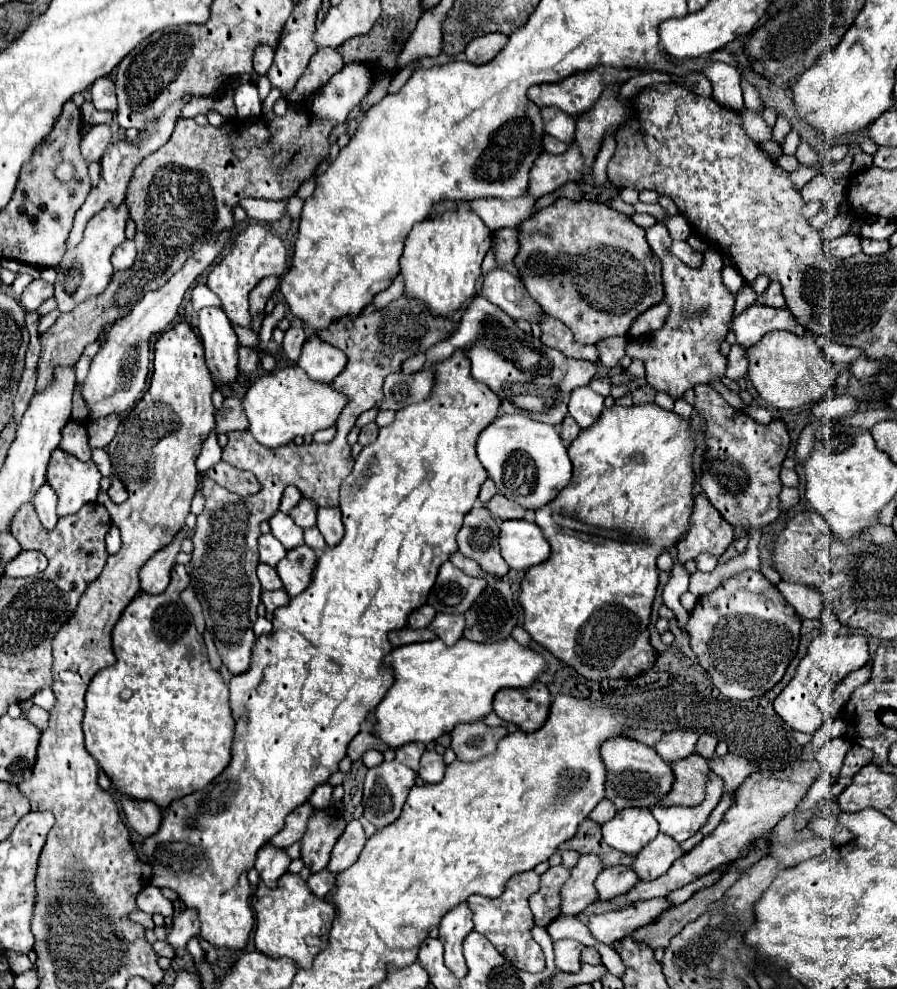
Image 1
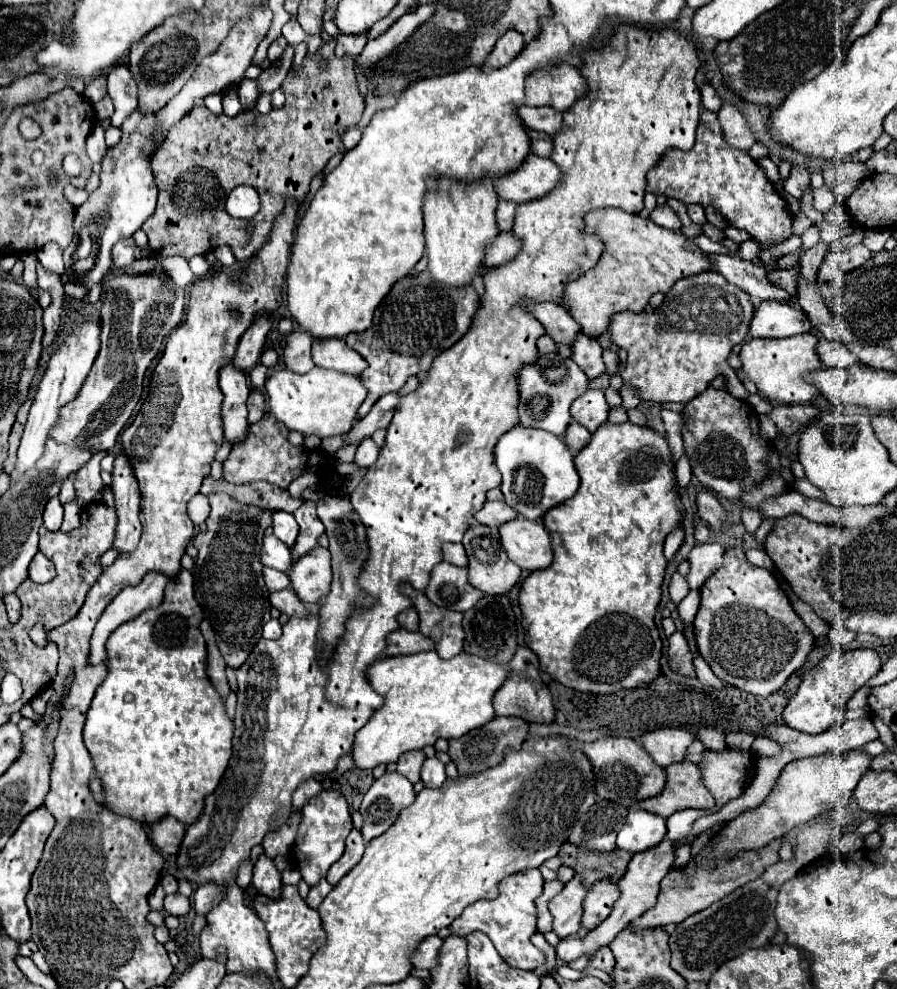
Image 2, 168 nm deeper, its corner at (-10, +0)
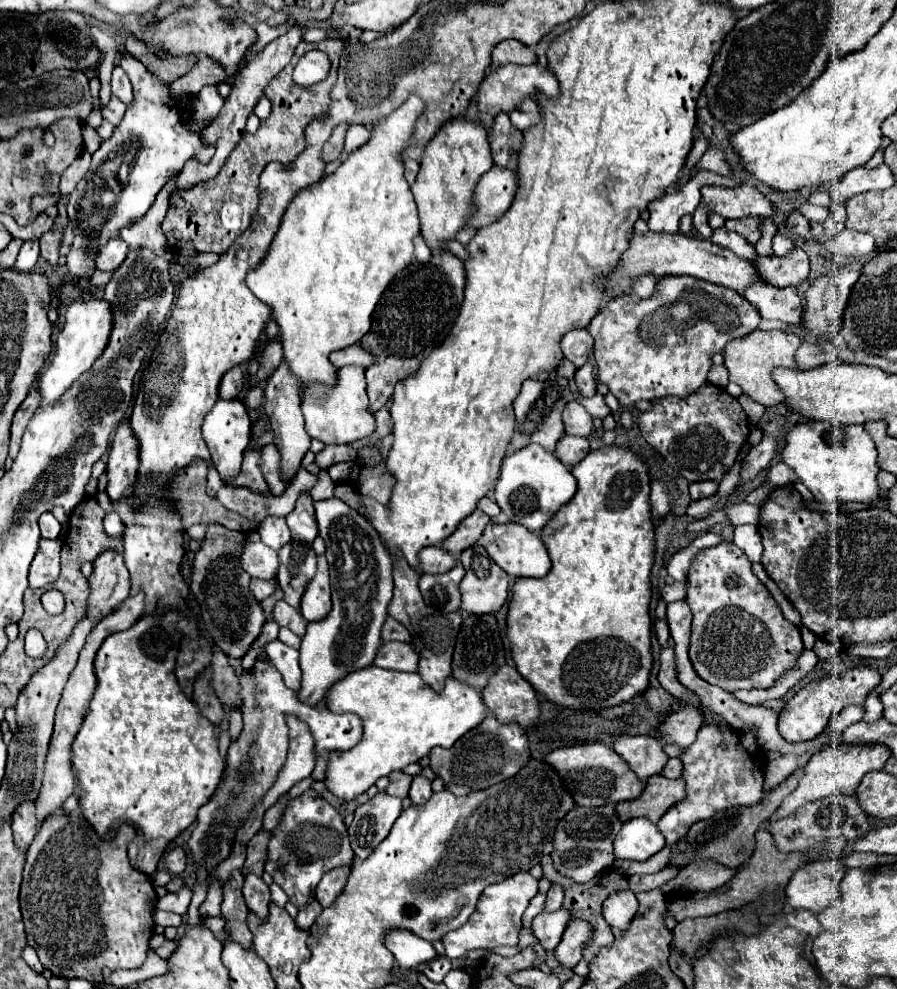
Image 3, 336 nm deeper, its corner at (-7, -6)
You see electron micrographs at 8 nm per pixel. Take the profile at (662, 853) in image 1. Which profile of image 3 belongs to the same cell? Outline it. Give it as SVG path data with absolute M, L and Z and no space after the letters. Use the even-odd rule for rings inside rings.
M616 891L604 901L604 919L610 927L628 927L632 917L636 915L636 895L632 891Z

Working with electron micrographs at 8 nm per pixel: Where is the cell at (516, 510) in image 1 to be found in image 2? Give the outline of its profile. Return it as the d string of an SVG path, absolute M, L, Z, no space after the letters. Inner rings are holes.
M487 501L485 507L475 515L477 523L489 525L489 527L499 527L515 517L517 517L517 511L511 509L505 501Z

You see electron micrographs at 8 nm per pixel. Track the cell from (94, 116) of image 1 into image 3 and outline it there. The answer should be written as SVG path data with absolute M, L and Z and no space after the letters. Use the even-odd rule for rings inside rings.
M112 97L108 107L102 111L102 117L108 119L112 125L118 125L120 119L124 117L124 111L126 111L126 105L118 97Z

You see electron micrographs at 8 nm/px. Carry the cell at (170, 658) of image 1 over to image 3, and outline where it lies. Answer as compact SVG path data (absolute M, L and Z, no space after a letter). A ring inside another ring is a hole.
M174 611L170 617L144 617L130 629L114 633L102 643L94 659L98 679L96 691L90 701L90 713L74 739L72 759L82 791L82 817L98 835L102 835L102 839L114 837L120 825L132 825L136 829L136 837L130 845L130 861L146 875L156 871L168 843L194 823L198 809L212 797L224 771L224 759L218 753L216 727L198 713L194 701L182 695L174 677L174 659L178 655L180 639L184 635L196 637L196 625L192 619L180 617Z

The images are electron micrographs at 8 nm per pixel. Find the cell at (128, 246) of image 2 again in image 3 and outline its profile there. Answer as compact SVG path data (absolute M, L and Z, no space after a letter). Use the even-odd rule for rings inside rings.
M116 237L116 239L110 239L104 247L100 247L98 251L98 257L96 257L96 269L98 271L116 271L120 267L120 263L124 261L128 253L128 245Z

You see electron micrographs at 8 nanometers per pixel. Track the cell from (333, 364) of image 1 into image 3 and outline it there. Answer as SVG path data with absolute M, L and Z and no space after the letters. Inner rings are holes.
M352 345L340 351L334 351L330 355L330 361L340 369L344 365L360 365L360 367L368 367L372 363L372 355L362 347L362 345Z

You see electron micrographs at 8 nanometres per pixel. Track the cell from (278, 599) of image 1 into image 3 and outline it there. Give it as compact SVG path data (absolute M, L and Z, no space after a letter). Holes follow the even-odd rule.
M278 601L278 603L276 603L276 607L274 607L274 619L276 619L276 623L278 623L280 627L288 627L288 629L290 629L292 633L296 633L298 637L302 637L304 631L306 631L306 621L304 621L304 617L300 615L300 611L294 609L294 607L290 607L290 605L284 603L284 601Z

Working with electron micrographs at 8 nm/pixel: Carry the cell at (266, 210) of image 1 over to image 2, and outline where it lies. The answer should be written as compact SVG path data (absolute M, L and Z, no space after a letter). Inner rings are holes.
M222 246L214 251L216 260L223 266L230 267L236 262L236 258L233 255L229 246Z

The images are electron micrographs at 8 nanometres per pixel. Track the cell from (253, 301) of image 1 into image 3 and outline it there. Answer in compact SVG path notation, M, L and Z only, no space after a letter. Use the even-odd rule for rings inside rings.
M234 367L220 381L220 387L218 387L220 399L226 399L226 401L236 399L240 389L242 389L242 367Z

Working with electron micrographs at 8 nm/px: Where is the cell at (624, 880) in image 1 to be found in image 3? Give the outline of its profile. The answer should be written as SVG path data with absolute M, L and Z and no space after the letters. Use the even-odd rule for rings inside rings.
M580 919L570 921L562 935L562 941L554 949L556 961L564 969L574 969L578 965L578 961L582 959L582 949L588 939L590 939L590 923L580 921Z

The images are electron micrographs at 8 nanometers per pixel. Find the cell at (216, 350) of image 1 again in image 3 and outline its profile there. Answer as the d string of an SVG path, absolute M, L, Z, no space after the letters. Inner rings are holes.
M238 399L218 401L214 405L214 409L206 415L204 425L202 425L202 433L204 433L204 439L208 443L212 465L220 473L222 483L234 479L240 473L244 449L246 449L246 445L250 441L250 419L248 419L248 413L246 413L244 405Z

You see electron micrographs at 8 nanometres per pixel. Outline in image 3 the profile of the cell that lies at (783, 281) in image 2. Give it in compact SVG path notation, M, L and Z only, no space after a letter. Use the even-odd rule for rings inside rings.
M794 247L786 257L758 257L754 265L762 279L776 287L798 285L810 273L808 255L800 247Z

